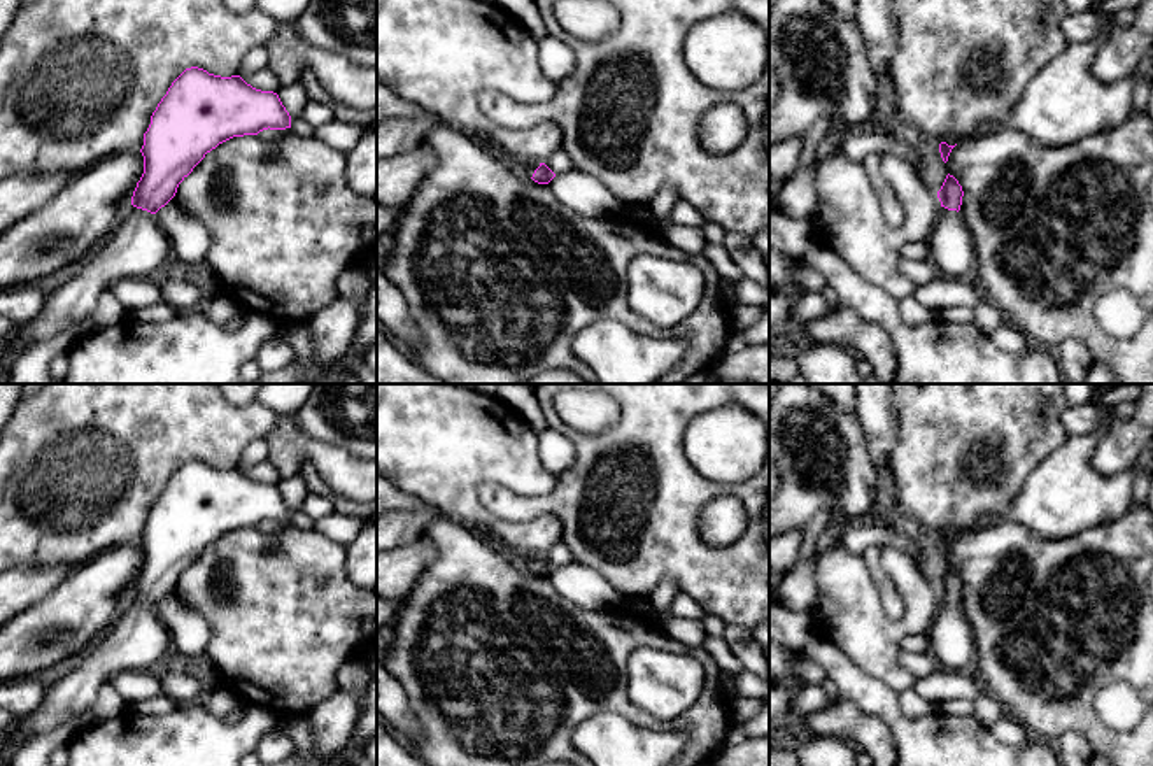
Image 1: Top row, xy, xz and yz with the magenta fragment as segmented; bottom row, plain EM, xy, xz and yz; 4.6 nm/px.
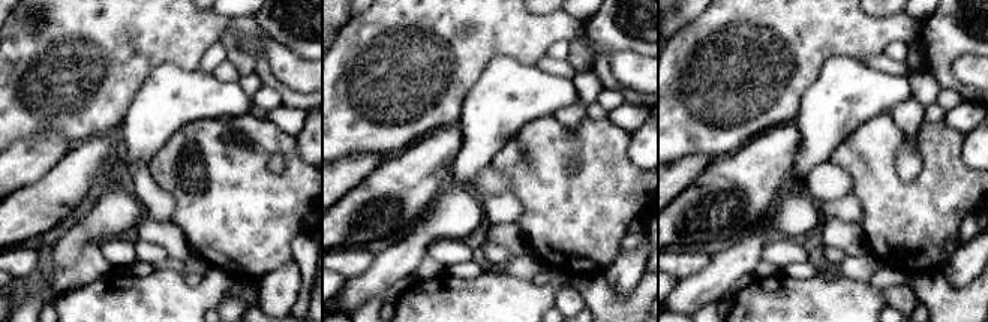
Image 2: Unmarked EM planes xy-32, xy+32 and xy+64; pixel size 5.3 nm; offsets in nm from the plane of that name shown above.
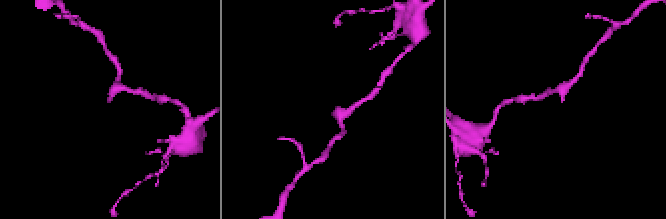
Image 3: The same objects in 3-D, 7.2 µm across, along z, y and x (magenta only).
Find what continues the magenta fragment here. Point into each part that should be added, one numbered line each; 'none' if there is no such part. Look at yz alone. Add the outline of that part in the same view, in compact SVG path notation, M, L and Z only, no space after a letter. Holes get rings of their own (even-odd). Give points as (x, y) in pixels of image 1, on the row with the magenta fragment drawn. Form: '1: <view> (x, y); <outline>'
1: yz (950, 246); M941 207L925 242L929 259L939 275L950 279L973 277L976 263L974 240L960 212Z

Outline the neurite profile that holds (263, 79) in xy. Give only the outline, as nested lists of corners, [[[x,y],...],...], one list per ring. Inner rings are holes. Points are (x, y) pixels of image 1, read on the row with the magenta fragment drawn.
[[[268,68],[256,70],[256,72],[249,74],[249,75],[245,75],[244,81],[247,84],[251,84],[252,88],[261,89],[261,91],[277,93],[279,88],[280,88],[279,79]]]

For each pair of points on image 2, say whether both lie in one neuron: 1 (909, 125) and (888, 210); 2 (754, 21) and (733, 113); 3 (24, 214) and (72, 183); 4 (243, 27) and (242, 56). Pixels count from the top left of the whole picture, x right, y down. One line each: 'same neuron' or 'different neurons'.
1: different neurons
2: same neuron
3: same neuron
4: same neuron

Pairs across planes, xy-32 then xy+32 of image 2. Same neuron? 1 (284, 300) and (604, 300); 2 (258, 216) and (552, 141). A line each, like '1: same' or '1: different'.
1: different
2: same

